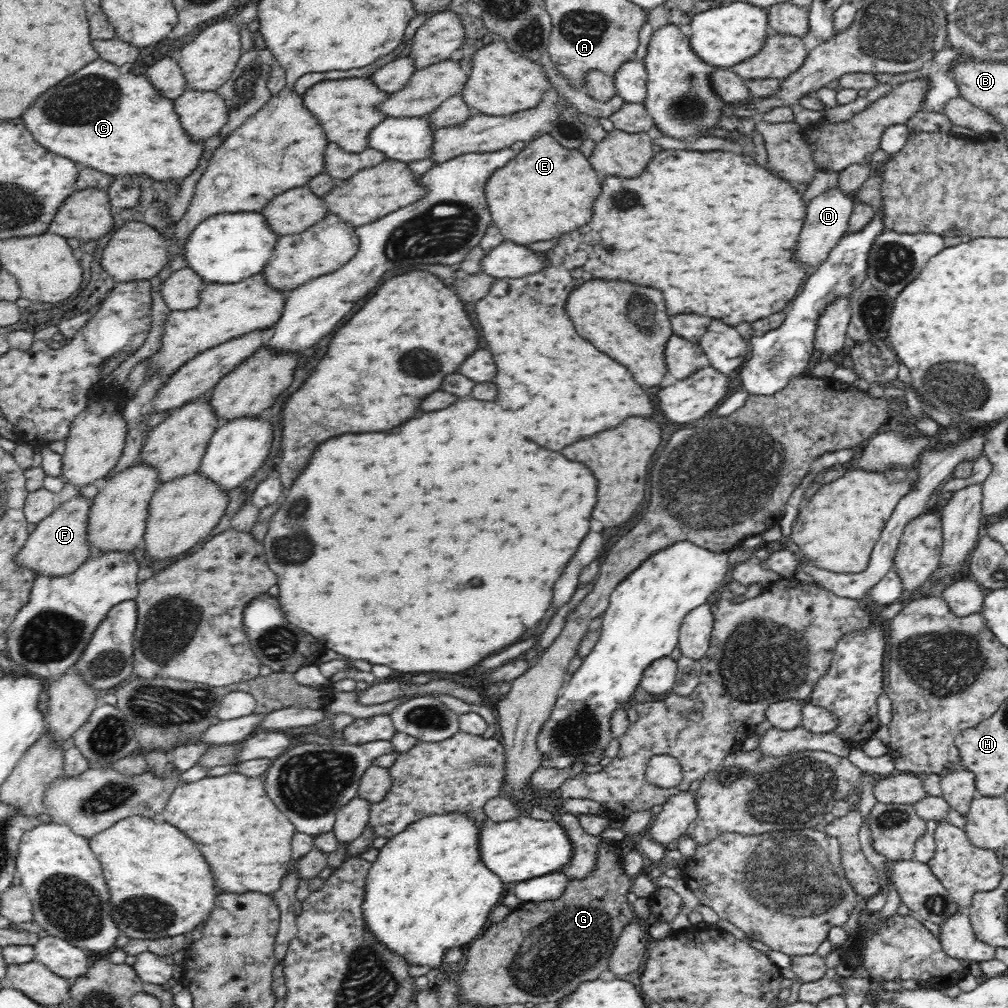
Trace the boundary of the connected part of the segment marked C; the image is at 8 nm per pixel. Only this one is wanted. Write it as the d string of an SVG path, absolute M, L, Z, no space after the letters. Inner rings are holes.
M104 60L84 66L62 84L56 84L50 92L44 92L44 96L24 112L22 120L36 142L50 152L116 177L141 175L164 182L174 182L177 178L183 180L196 170L205 152L205 140L194 140L185 132L172 98L162 96L145 74L124 72L117 64Z

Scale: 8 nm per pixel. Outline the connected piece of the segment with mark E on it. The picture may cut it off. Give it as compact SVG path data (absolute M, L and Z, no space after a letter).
M544 132L508 164L492 173L485 195L493 224L505 240L530 245L588 224L588 220L592 220L592 204L600 194L600 182L589 158L579 149L564 148Z

